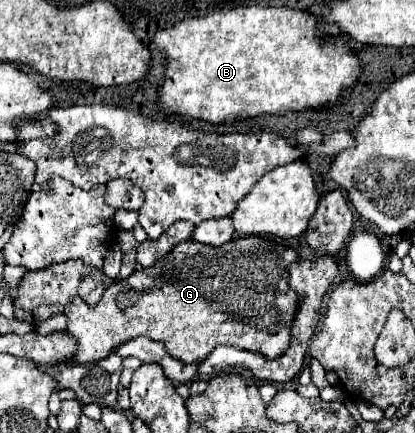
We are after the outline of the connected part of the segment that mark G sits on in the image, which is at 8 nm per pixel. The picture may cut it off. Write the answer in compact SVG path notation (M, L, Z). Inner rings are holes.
M260 236L230 240L226 246L220 248L210 248L196 240L182 242L176 246L176 250L160 258L154 266L150 268L136 266L130 278L112 282L104 290L102 300L96 306L82 302L82 298L74 298L70 302L70 306L66 308L68 316L66 330L74 338L78 338L78 350L74 354L74 362L84 364L94 362L96 358L104 358L122 342L128 342L142 334L152 340L162 340L166 344L168 354L186 364L200 362L206 354L210 354L216 346L222 344L250 350L266 356L268 360L274 360L282 356L290 346L290 330L294 314L298 312L300 298L296 290L292 290L288 284L288 268L292 266L292 262L300 260L302 258L296 250Z

